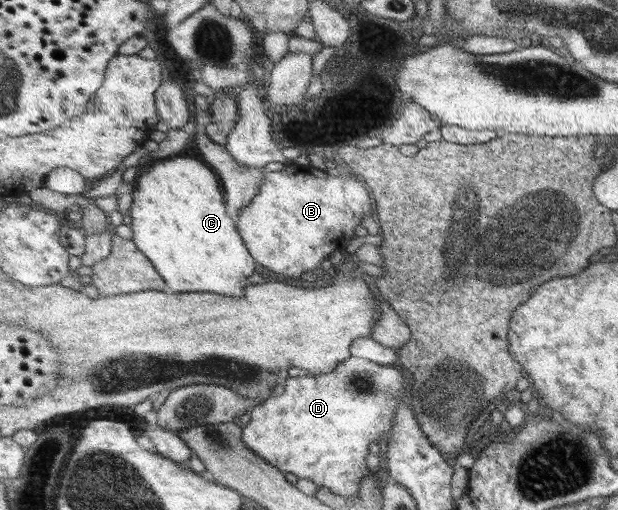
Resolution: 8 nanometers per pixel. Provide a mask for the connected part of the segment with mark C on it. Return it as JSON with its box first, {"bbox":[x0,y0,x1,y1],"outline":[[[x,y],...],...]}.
{"bbox":[132,157,257,296],"outline":[[[174,157],[157,161],[141,171],[134,180],[132,219],[133,243],[147,255],[176,293],[212,292],[229,296],[243,294],[248,277],[256,273],[257,261],[252,258],[239,227],[227,206],[222,181],[208,164],[192,157]]]}

